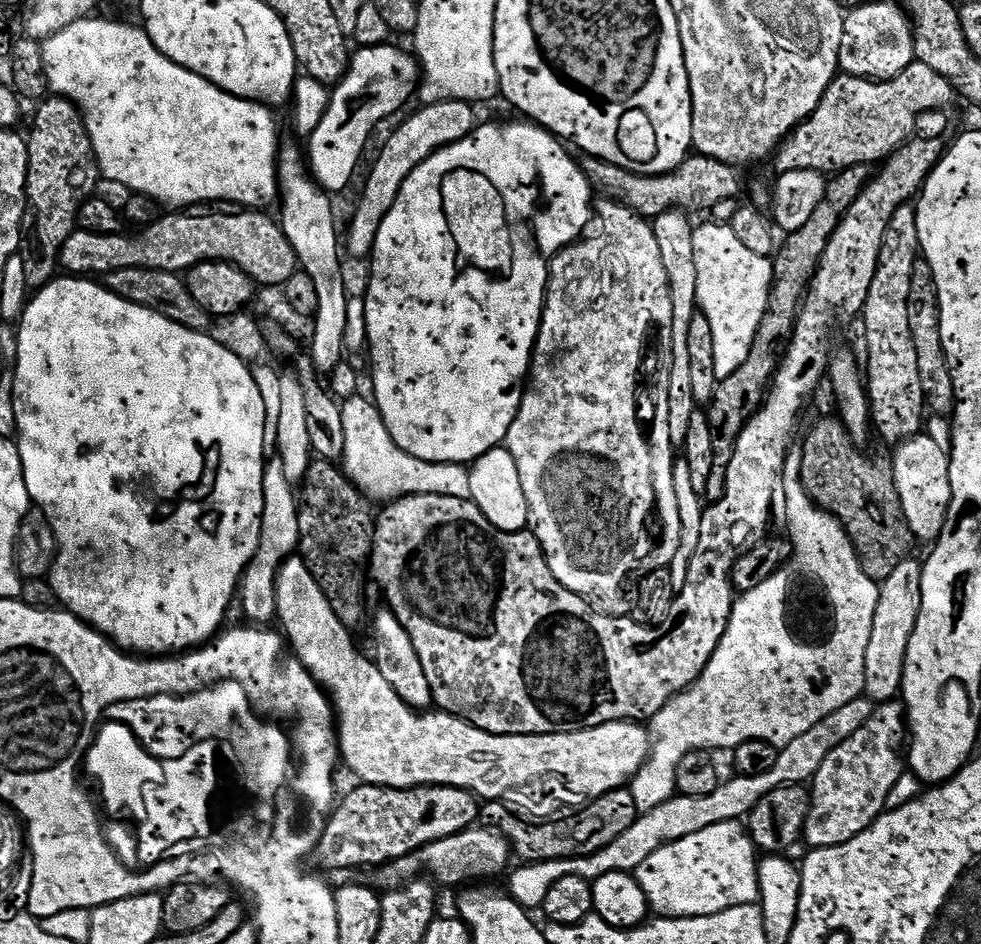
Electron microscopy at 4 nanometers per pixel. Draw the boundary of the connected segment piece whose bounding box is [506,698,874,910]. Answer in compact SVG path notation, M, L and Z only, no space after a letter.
M861 698L854 702L846 702L846 706L841 706L839 710L834 710L834 714L822 718L822 722L818 722L818 726L806 730L806 734L802 734L802 738L794 738L794 742L784 745L778 754L778 762L774 762L774 770L768 771L766 774L754 774L753 776L733 775L733 780L725 779L718 786L718 790L714 790L714 794L706 794L705 796L682 796L675 795L671 800L662 802L658 806L654 806L650 811L637 815L634 826L630 826L630 830L626 830L626 834L618 834L618 838L614 838L614 842L607 844L602 850L598 850L589 856L573 856L570 860L551 860L550 862L538 862L530 864L521 863L521 868L513 867L511 869L512 877L508 880L507 895L513 900L518 901L523 908L529 910L543 909L546 902L546 894L550 894L550 886L554 886L554 882L559 882L561 878L570 878L577 876L586 881L594 881L602 878L602 874L610 874L611 872L627 872L635 873L638 866L642 866L642 862L646 862L646 858L650 858L650 854L657 852L662 846L678 842L682 838L690 838L690 834L698 834L698 830L706 830L706 826L718 826L722 822L743 821L748 813L754 810L754 806L758 806L758 802L762 802L762 798L766 798L766 794L770 794L770 790L778 790L787 784L803 784L807 785L812 777L818 774L818 766L822 766L822 762L826 762L826 757L830 755L830 750L838 750L838 746L842 746L842 742L846 742L846 738L850 738L857 732L862 730L862 726L866 726L866 722L870 722L872 717L873 703L867 698Z

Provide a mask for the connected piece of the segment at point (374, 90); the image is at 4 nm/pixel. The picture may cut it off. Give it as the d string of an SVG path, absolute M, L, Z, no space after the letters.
M391 43L360 48L350 56L350 67L343 80L331 89L328 109L322 122L307 137L306 163L310 175L325 192L337 194L356 176L356 167L368 148L372 131L388 120L408 99L413 99L422 79L422 69L411 51L392 48Z

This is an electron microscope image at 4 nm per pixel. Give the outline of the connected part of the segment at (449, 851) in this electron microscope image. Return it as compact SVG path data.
M473 826L450 838L442 838L438 842L428 844L420 851L413 852L411 856L403 856L390 864L379 865L375 869L375 887L380 890L395 890L401 887L402 882L417 879L423 873L420 872L423 868L428 868L427 875L437 885L464 884L467 880L488 880L491 876L498 875L504 867L509 867L508 856L510 857L510 844L505 837L491 827Z

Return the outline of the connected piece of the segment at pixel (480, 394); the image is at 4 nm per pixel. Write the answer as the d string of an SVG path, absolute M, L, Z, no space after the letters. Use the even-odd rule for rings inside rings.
M531 122L520 123L524 124L481 123L466 138L447 144L426 158L426 162L422 162L422 166L418 166L406 182L402 182L402 190L394 206L390 206L390 214L382 218L378 238L374 238L370 257L372 273L368 276L368 293L364 296L364 332L368 335L366 352L370 357L371 395L384 419L386 430L390 430L390 438L394 438L403 452L419 460L468 466L482 454L501 447L507 441L508 431L524 397L532 353L536 351L536 339L540 333L540 319L544 317L544 294L548 291L549 273L546 262L551 261L562 246L575 244L578 240L576 228L583 229L594 215L594 189L578 160L545 128Z

